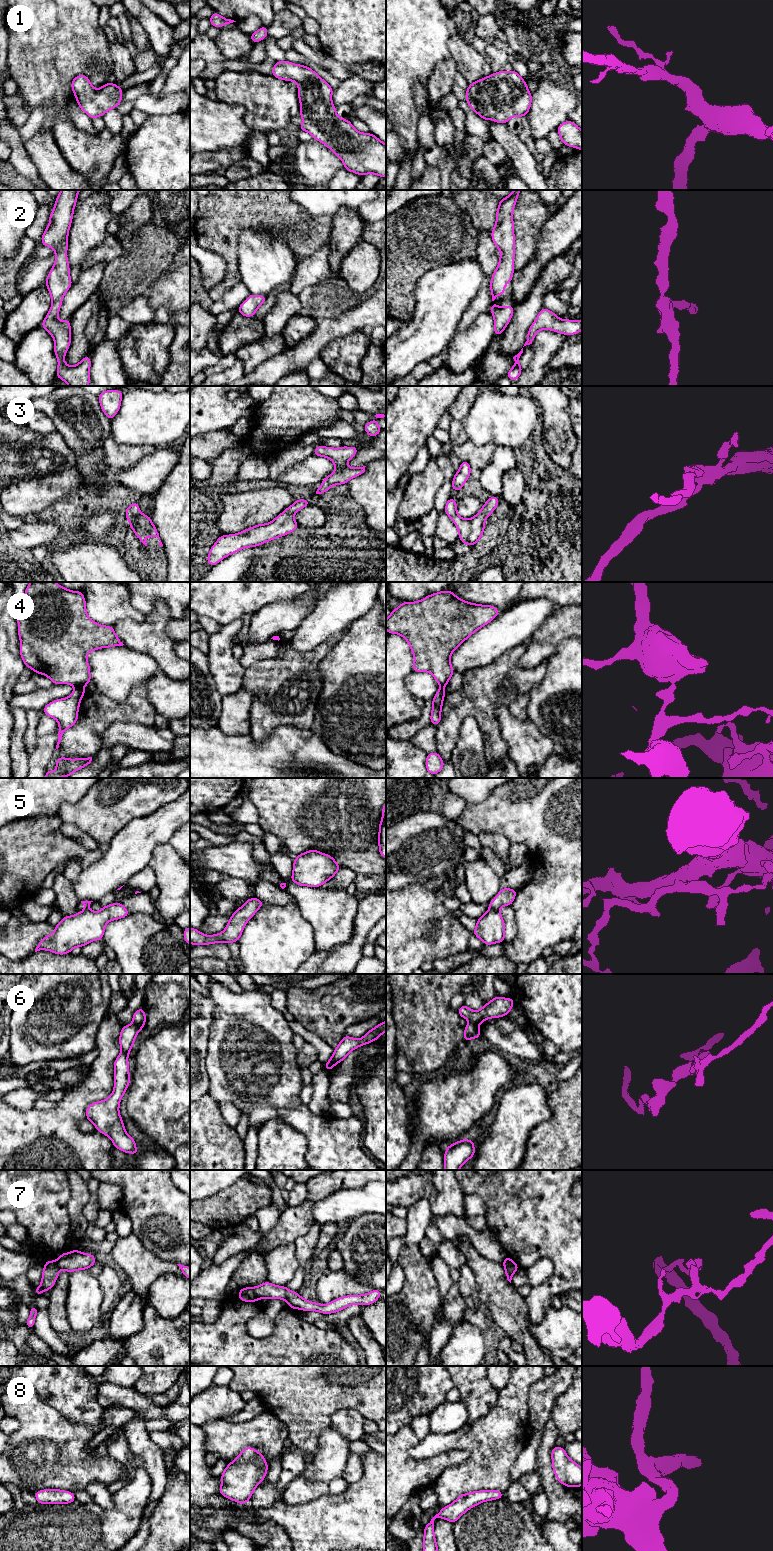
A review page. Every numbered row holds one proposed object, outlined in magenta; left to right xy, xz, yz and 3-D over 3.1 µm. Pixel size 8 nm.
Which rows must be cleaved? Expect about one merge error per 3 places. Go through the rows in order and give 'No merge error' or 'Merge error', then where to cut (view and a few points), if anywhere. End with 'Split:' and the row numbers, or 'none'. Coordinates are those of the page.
1: No merge error. No split
2: No merge error. No split
3: No merge error. No split
4: Merge error. Split along xy (76, 686), (82, 688)
5: Merge error. Split along yz (489, 909), (497, 911)
6: Merge error. Split along yz (469, 1022), (477, 1026)
7: Merge error. Split along xz (253, 1288), (257, 1298)
8: No merge error. No split
Split: 4, 5, 6, 7

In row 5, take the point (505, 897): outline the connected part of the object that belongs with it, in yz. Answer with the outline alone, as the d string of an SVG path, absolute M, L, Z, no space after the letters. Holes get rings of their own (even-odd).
M501 888L496 897L488 904L489 910L499 910L503 906L511 906L517 891L511 888Z

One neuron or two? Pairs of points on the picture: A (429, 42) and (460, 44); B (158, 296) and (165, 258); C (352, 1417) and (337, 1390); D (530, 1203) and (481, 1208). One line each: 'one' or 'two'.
A: two
B: two
C: two
D: two

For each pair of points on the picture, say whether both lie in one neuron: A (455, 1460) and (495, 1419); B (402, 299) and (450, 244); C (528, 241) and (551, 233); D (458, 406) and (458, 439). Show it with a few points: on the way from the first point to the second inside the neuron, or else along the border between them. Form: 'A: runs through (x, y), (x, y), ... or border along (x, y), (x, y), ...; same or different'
A: border along (442, 1452), (466, 1450), (470, 1456); different
B: runs through (402, 283), (434, 251); same
C: border along (549, 218), (536, 235), (536, 251), (530, 261); different
D: runs through (457, 414), (457, 431); same

